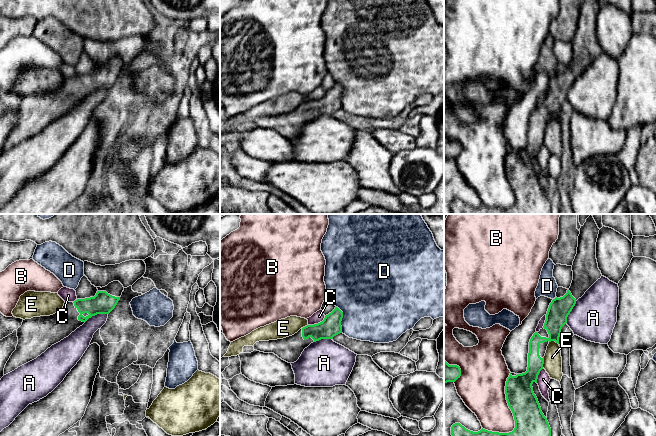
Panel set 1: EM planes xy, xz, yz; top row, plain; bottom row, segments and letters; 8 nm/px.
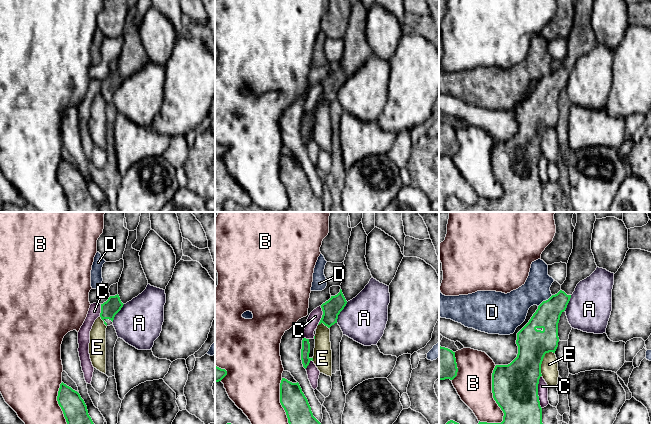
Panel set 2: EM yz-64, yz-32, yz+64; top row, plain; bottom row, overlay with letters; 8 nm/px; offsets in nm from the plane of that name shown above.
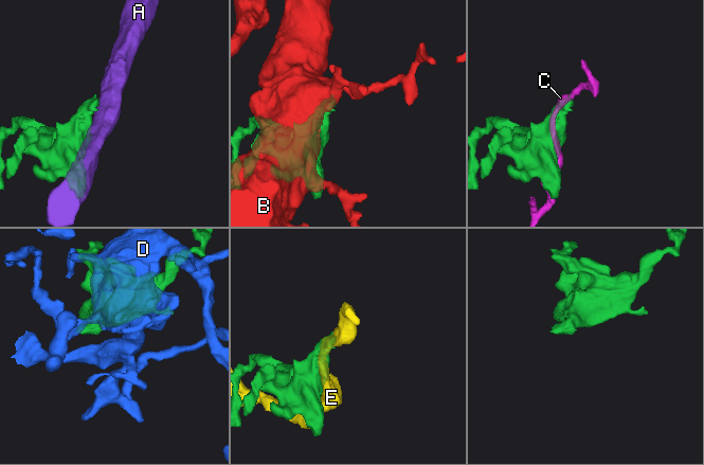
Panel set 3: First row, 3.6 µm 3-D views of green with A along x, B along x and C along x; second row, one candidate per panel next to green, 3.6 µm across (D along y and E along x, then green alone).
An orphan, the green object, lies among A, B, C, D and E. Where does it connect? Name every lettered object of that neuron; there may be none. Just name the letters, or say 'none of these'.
none of these

